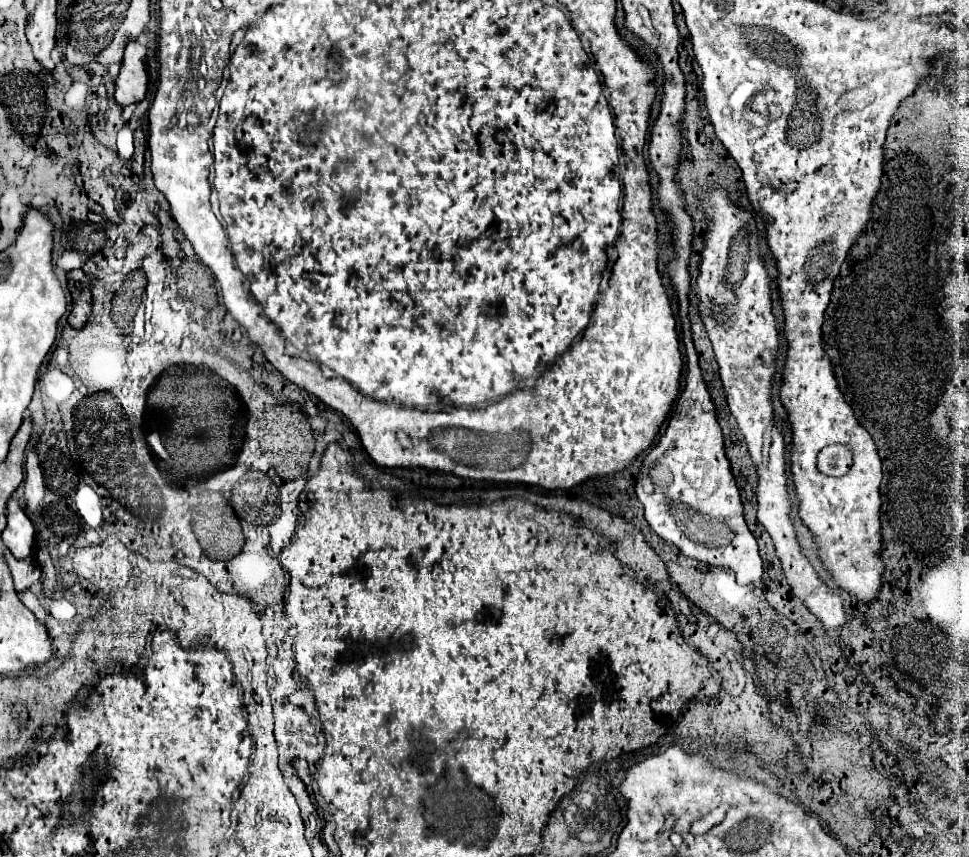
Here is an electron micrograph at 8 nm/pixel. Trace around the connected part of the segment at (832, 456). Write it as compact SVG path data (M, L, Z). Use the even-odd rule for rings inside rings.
M832 445L818 453L816 469L824 475L840 477L844 475L844 445Z

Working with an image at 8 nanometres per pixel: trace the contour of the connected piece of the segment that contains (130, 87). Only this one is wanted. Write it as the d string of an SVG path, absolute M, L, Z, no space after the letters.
M128 43L124 51L124 61L120 67L120 75L116 79L114 99L120 107L138 103L146 95L146 47L140 43Z

